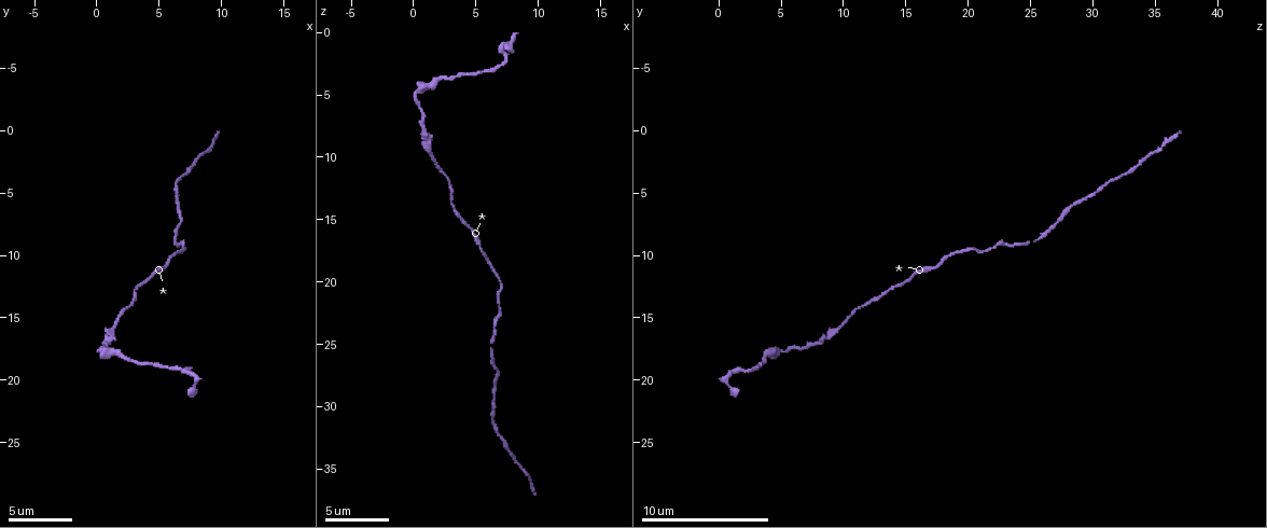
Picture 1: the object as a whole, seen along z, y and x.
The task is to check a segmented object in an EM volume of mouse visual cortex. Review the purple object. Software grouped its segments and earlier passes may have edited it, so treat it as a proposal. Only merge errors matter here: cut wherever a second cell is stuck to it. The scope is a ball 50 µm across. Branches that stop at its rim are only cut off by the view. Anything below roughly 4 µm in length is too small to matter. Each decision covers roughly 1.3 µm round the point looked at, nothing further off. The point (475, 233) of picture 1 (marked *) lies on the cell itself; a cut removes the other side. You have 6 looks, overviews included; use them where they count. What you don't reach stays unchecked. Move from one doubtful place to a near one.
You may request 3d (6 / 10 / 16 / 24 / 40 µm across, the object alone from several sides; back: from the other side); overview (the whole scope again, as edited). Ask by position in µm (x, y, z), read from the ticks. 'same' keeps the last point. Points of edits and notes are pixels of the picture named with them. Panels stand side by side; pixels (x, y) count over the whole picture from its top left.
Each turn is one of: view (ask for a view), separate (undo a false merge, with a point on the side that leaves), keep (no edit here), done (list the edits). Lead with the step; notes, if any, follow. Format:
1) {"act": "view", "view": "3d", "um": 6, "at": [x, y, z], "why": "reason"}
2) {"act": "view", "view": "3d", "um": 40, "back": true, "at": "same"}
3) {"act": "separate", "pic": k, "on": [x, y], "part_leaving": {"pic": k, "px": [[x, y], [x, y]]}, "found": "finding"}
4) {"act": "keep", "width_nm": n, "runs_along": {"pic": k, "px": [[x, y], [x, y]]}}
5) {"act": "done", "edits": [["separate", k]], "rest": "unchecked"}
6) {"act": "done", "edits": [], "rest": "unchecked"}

{"act": "view", "view": "3d", "um": 10, "at": [1.4, 15.8, 9.6], "why": "thick turns thin"}

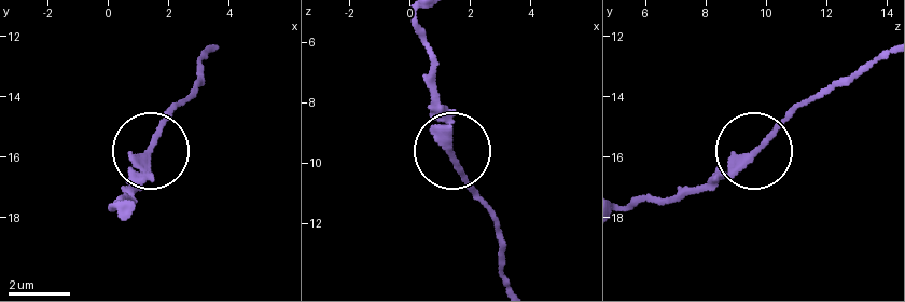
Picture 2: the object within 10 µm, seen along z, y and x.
{"act": "view", "view": "3d", "um": 6, "at": [1.3, 15.9, 9.6], "why": "closer look"}

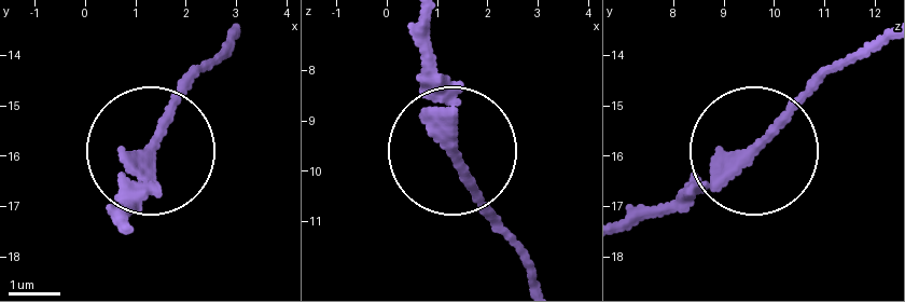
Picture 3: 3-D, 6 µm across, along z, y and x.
{"act": "keep", "runs_along": {"pic": 3, "px": [[876, 40], [773, 142], [623, 229]]}, "found": "all the same cell"}

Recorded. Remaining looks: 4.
{"act": "view", "view": "3d", "um": 6, "at": [0.0, 17.6, 5.2], "why": "thick turns thin"}

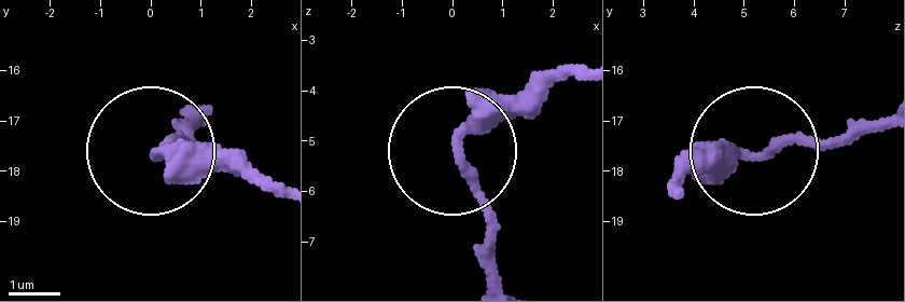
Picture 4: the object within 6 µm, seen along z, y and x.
{"act": "keep", "found": "continuous, no second cell"}

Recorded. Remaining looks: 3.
{"act": "view", "view": "3d", "um": 16, "at": [6.6, 9.4, 23.4], "why": "calibre changes"}

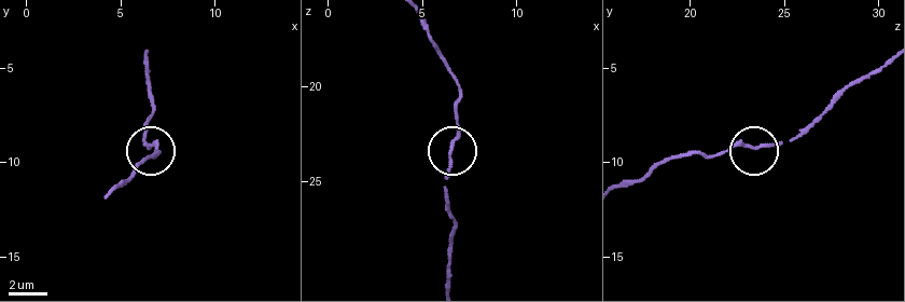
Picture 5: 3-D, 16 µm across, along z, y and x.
{"act": "keep", "width_nm": 180, "runs_along": {"pic": 5, "px": [[622, 183], [688, 154], [794, 140]]}, "found": "continuous, no second cell"}

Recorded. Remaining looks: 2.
{"act": "done", "edits": [], "rest": "unchecked"}

